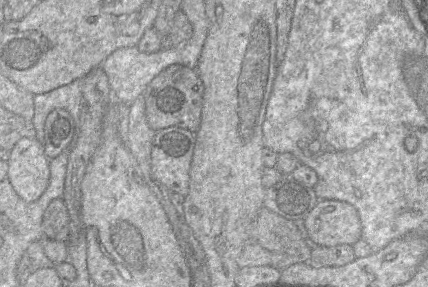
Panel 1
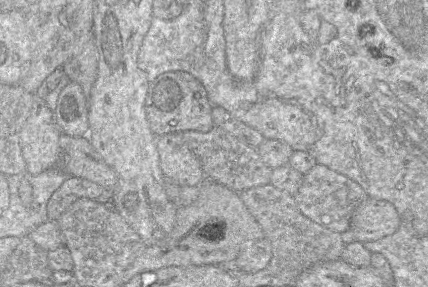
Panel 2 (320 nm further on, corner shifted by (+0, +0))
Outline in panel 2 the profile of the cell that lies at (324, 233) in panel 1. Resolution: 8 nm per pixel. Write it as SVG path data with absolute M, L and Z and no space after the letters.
M367 197L353 212L350 230L355 241L365 243L394 234L400 226L395 206L384 200Z

